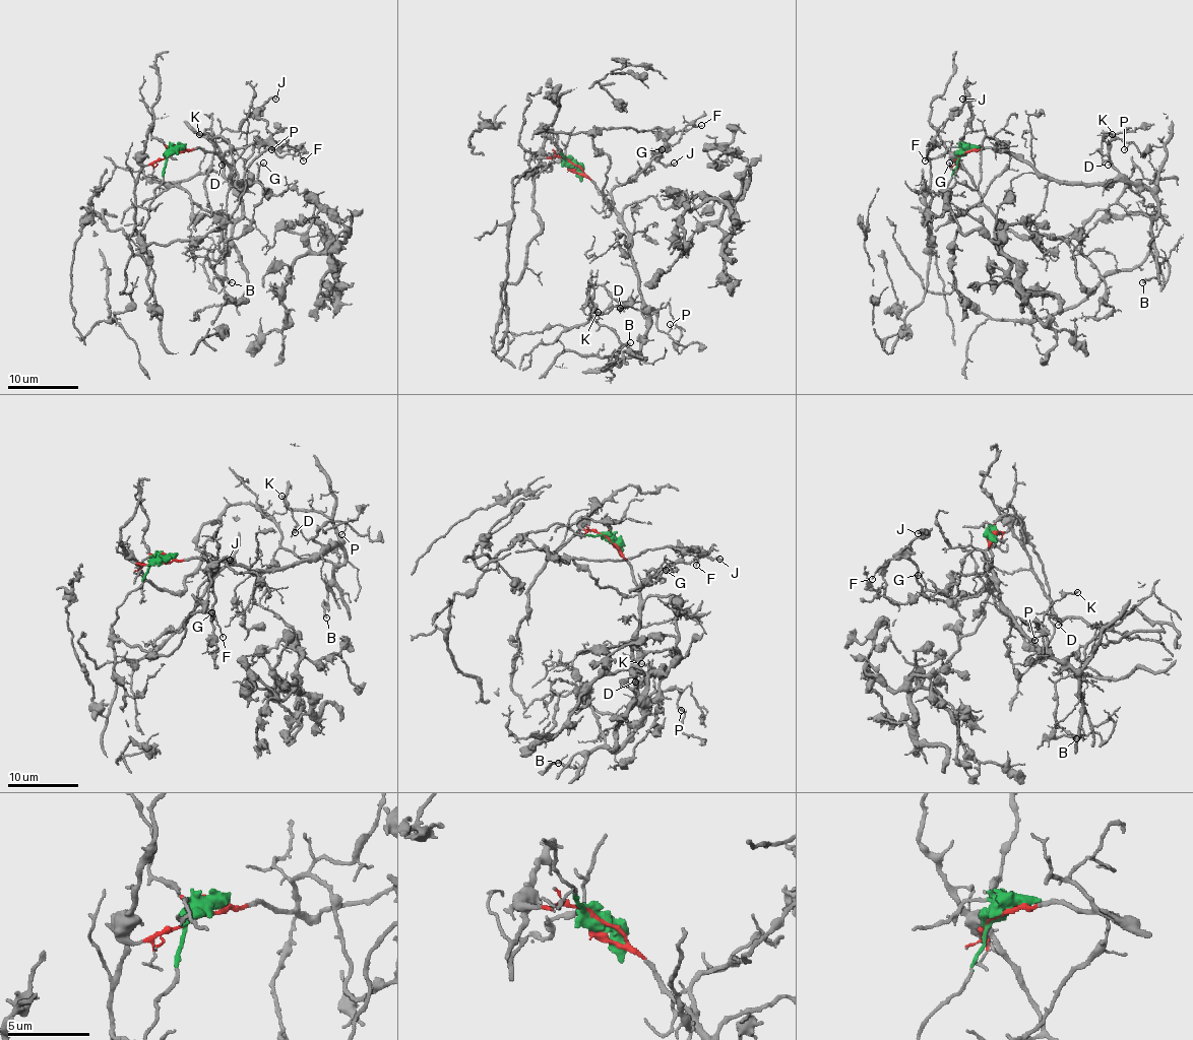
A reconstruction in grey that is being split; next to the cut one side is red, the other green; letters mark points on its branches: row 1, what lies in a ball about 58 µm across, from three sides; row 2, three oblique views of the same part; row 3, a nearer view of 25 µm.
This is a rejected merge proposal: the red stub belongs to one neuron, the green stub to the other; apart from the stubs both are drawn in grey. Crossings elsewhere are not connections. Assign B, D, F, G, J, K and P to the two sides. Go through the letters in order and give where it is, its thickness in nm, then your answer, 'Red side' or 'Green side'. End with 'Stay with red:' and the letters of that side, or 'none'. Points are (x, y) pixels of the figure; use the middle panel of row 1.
B: Place: (630, 342). Thickness 240 nm. Red side
D: Place: (620, 308). Thickness 150 nm. Red side
F: Place: (701, 125). Thickness 120 nm. Green side
G: Place: (662, 149). Thickness 180 nm. Red side
J: Place: (674, 163). Thickness 240 nm. Green side
K: Place: (598, 312). Thickness 200 nm. Red side
P: Place: (670, 324). Thickness 90 nm. Red side
Stay with red: B, D, G, K, P

